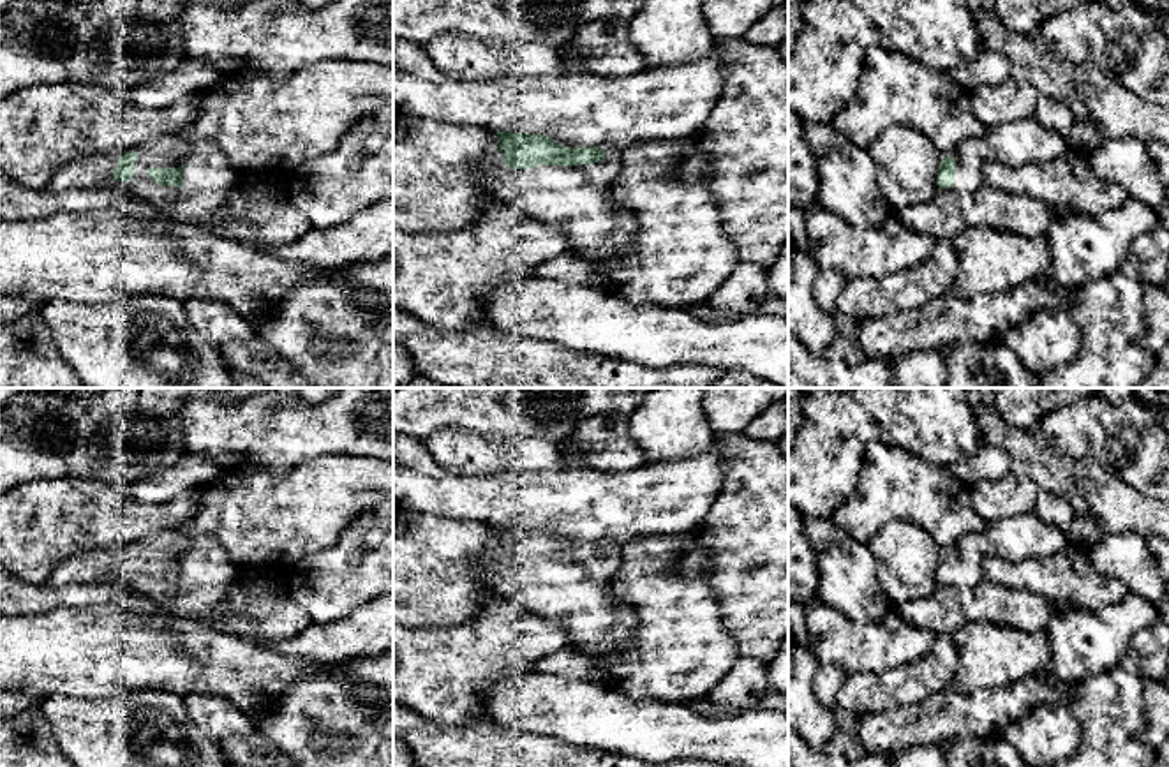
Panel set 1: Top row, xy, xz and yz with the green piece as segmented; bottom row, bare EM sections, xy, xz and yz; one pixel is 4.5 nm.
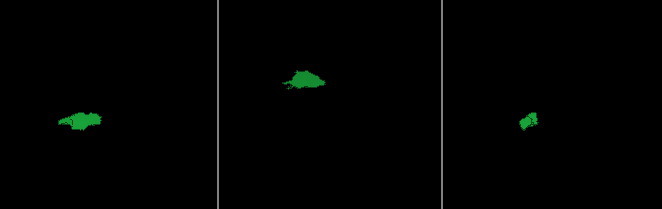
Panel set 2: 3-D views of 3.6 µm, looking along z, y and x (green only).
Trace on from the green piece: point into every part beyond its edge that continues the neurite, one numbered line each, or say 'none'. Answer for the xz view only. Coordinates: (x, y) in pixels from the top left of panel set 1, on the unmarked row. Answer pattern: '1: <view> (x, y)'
1: xz (575, 593)

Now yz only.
1: yz (1016, 538)

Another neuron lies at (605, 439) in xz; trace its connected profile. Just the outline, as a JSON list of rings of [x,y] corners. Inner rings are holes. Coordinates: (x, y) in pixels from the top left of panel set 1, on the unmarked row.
[[[605,413],[582,420],[561,444],[577,444],[585,453],[587,467],[628,471],[647,464],[647,457],[629,432],[629,416]]]

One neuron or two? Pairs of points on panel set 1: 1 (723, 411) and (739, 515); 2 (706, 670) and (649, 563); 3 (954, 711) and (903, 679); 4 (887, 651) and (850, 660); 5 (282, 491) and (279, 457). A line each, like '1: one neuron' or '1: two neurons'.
1: two neurons
2: one neuron
3: two neurons
4: one neuron
5: two neurons

